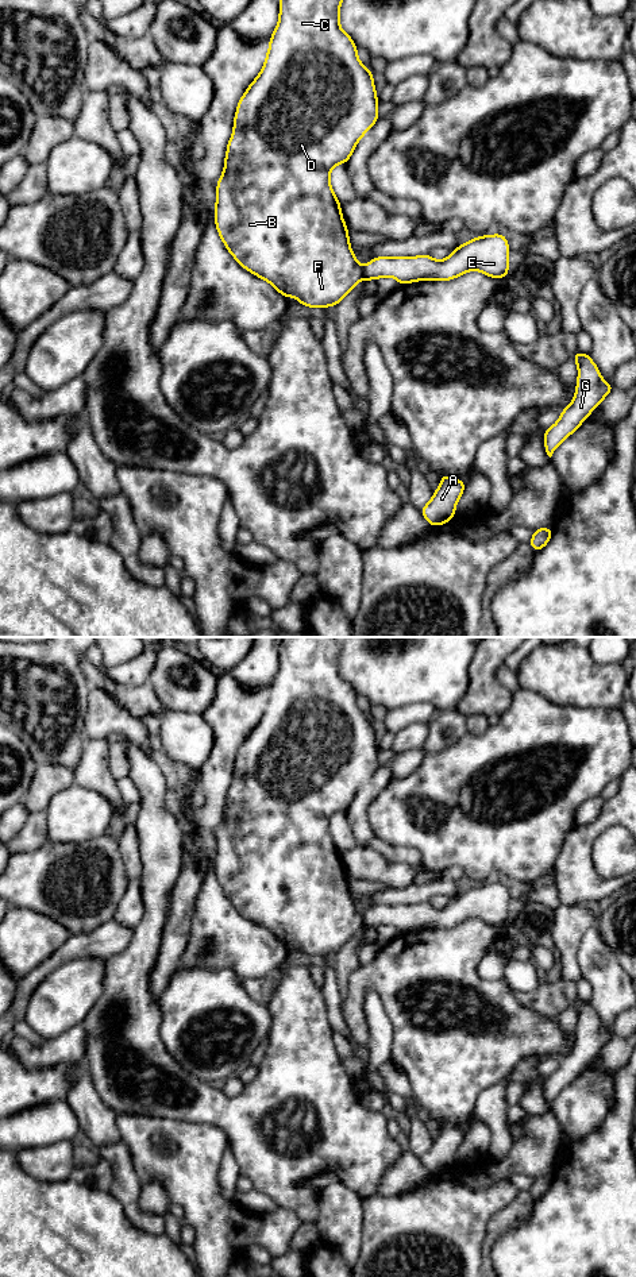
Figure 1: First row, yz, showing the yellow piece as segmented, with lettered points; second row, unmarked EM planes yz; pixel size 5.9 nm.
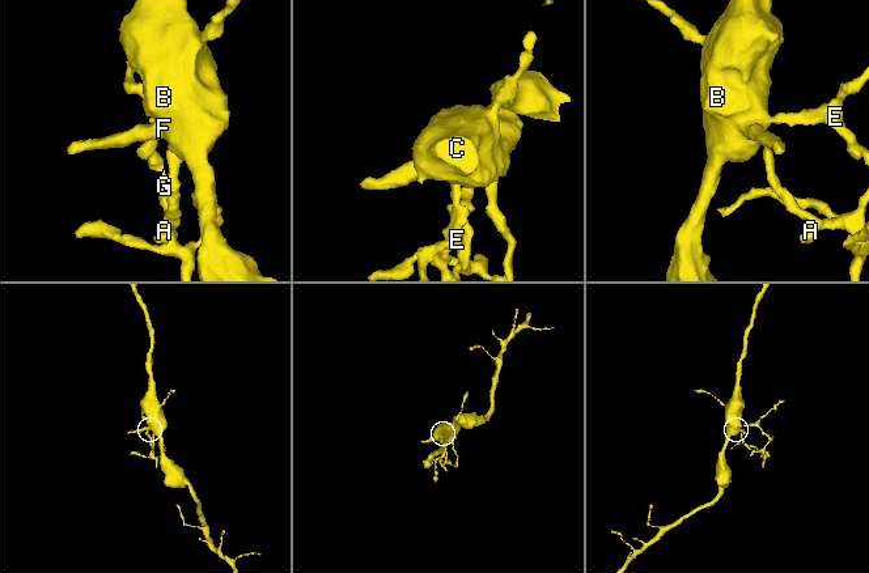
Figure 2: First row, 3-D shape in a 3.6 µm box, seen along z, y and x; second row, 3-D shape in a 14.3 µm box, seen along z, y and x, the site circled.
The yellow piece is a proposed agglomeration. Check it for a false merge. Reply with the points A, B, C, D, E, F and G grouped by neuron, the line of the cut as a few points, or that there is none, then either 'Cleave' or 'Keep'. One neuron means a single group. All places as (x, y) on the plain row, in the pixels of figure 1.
Groups: A E G / B C D F. Split along yz (362, 915), (363, 925). Cleave

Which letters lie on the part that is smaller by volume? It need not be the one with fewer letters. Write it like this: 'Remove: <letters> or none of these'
Remove: A, E, G

